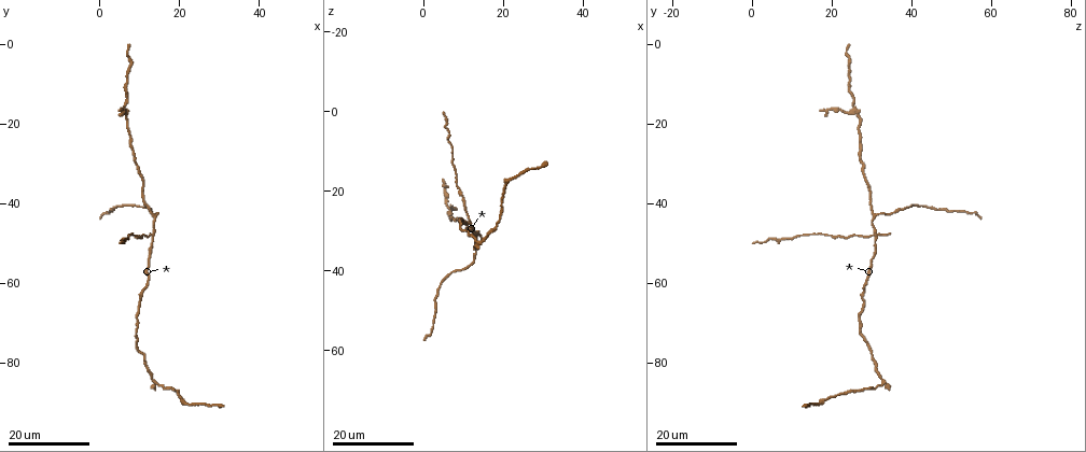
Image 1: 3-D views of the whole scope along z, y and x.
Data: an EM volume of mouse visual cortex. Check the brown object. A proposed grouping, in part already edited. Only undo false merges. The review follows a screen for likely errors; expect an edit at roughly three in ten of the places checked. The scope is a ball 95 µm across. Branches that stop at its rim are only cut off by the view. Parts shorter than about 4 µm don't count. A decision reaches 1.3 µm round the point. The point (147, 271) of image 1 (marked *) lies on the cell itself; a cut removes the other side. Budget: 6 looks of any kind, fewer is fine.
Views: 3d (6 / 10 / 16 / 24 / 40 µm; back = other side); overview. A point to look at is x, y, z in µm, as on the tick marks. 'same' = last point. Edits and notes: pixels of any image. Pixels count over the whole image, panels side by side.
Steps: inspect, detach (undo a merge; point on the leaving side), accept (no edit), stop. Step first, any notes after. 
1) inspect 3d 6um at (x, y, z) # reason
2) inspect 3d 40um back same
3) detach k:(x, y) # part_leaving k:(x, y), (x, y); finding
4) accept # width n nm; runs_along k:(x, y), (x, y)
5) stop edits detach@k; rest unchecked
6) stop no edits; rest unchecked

inspect 3d 16um at (13.5, 47.5, 31.0) # looks like a crossing

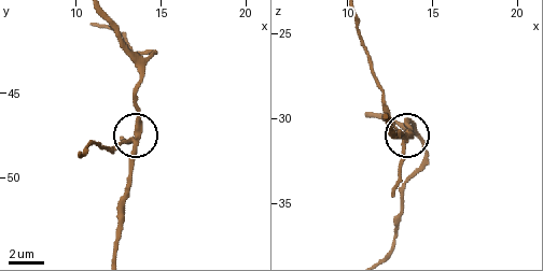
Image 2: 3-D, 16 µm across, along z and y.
inspect 3d 10um same

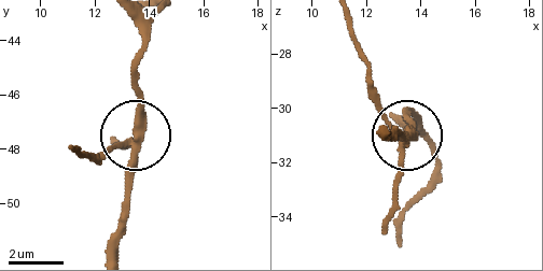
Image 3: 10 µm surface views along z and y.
detach 3:(393, 185) # arms 4; two cells meet here

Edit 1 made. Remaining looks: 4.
inspect overview

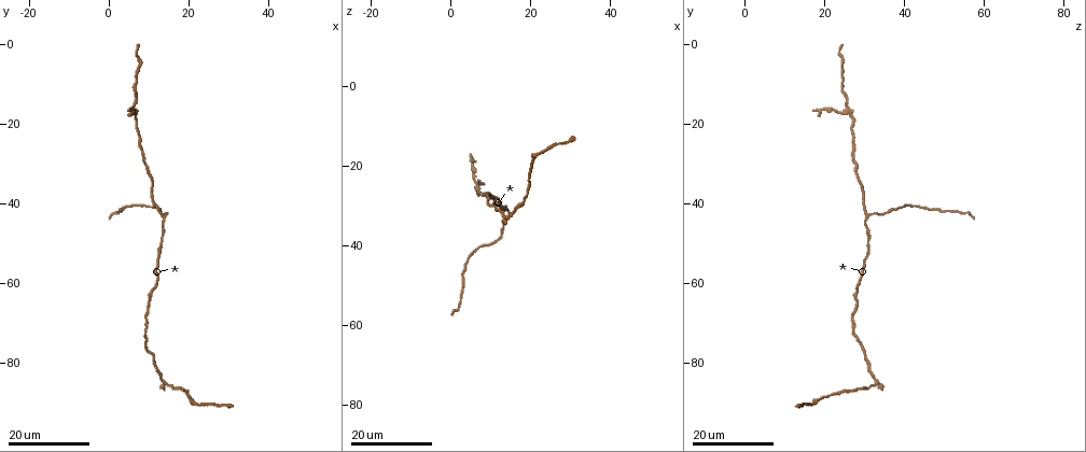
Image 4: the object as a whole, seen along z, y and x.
inspect 3d 24um at (6.0, 16.5, 25.5)

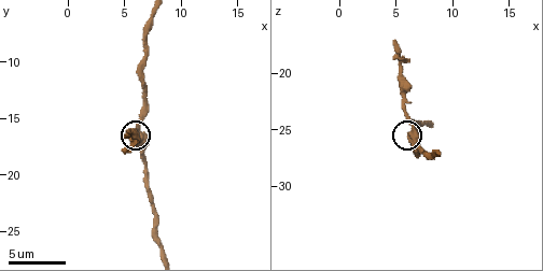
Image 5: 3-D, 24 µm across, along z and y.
inspect 3d 10um at (6.4, 16.6, 25.2)

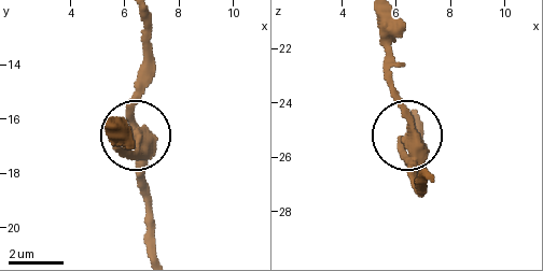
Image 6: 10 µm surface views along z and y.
detach 6:(140, 152) # side_arm 9 um; two cells meet here

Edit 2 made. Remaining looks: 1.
stop edits detach@3, detach@6; rest unchecked

